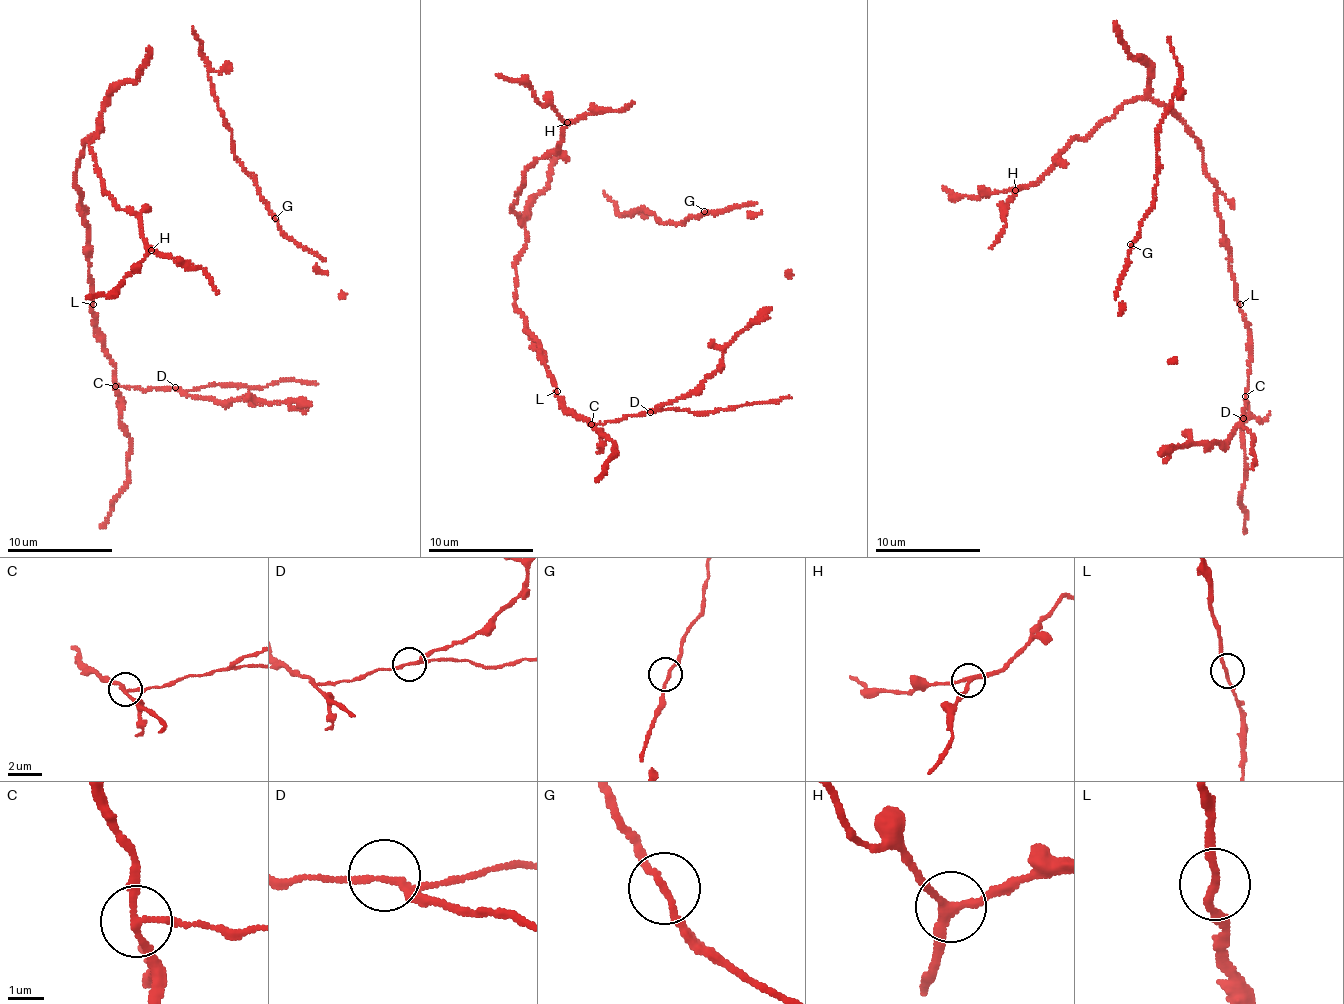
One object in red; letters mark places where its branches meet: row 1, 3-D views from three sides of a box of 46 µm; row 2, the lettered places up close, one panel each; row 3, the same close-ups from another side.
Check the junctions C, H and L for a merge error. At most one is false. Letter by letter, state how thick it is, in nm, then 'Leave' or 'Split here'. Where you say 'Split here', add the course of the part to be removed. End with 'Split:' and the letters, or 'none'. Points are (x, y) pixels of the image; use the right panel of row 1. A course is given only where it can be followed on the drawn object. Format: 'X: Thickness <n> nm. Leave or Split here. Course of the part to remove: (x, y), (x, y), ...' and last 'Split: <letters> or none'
C: Thickness 160 nm. Split here
H: Thickness 240 nm. Leave
L: Thickness 190 nm. Leave
Split: C

